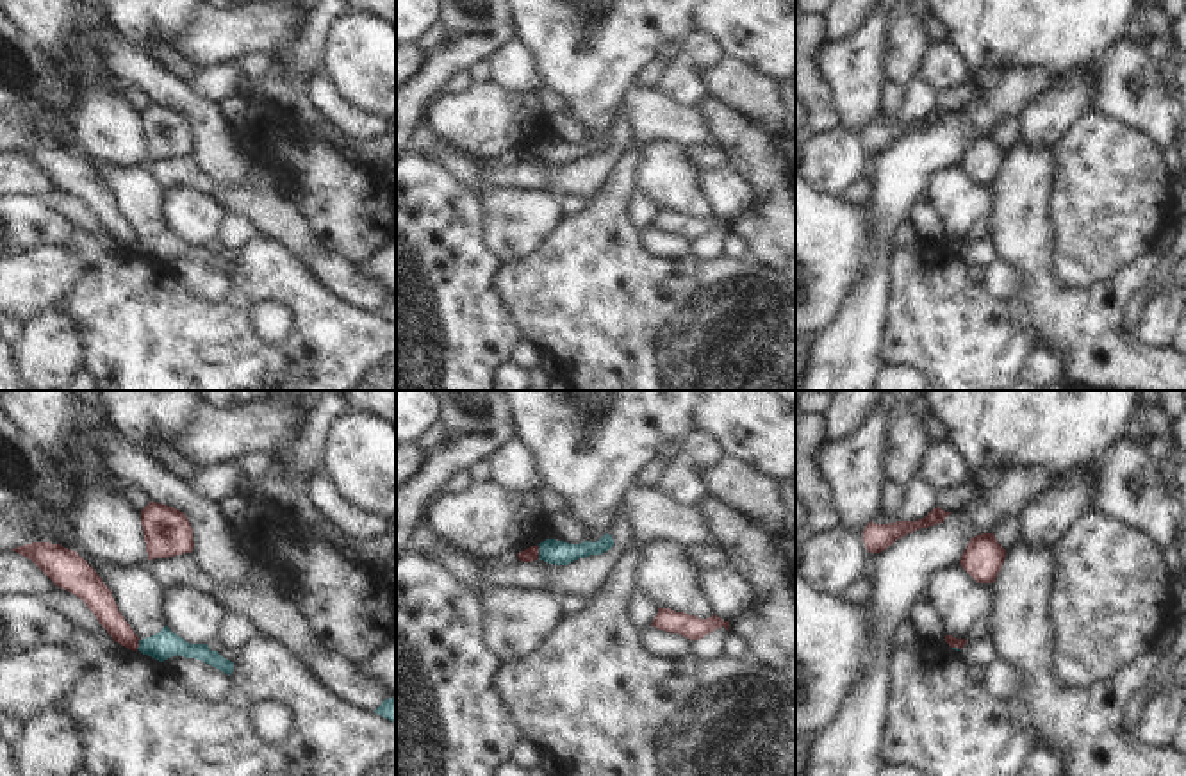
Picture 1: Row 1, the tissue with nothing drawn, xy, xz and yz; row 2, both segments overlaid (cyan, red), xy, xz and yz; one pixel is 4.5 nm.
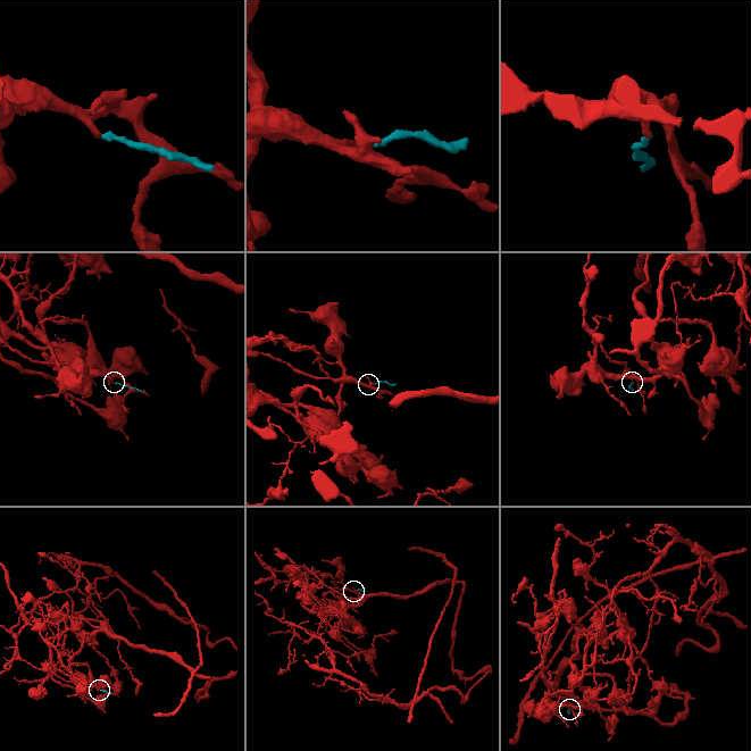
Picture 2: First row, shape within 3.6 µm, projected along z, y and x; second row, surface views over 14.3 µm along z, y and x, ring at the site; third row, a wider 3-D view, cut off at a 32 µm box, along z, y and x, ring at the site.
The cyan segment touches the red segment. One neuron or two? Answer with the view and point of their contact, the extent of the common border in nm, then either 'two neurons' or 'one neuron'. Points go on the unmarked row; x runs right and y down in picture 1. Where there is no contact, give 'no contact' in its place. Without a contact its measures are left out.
xz (539, 152) | 60 nm | two neurons

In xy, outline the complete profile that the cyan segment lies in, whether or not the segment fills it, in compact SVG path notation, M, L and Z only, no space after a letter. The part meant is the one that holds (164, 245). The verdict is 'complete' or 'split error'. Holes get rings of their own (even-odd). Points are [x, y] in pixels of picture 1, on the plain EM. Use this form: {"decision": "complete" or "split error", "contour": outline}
{"decision": "split error", "contour": "M0 9L0 112L29 123L39 136L77 152L112 193L118 211L141 239L139 252L159 262L175 255L202 260L228 277L234 262L207 244L189 244L173 234L162 216L162 186L144 166L105 162L82 152L68 114L78 78L61 68Z"}

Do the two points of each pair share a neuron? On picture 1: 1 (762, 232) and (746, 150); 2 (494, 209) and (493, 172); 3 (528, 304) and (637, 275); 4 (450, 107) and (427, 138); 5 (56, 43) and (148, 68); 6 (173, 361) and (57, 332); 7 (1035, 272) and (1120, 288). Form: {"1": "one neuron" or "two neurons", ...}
{"1": "one neuron", "2": "two neurons", "3": "one neuron", "4": "two neurons", "5": "one neuron", "6": "two neurons", "7": "one neuron"}

